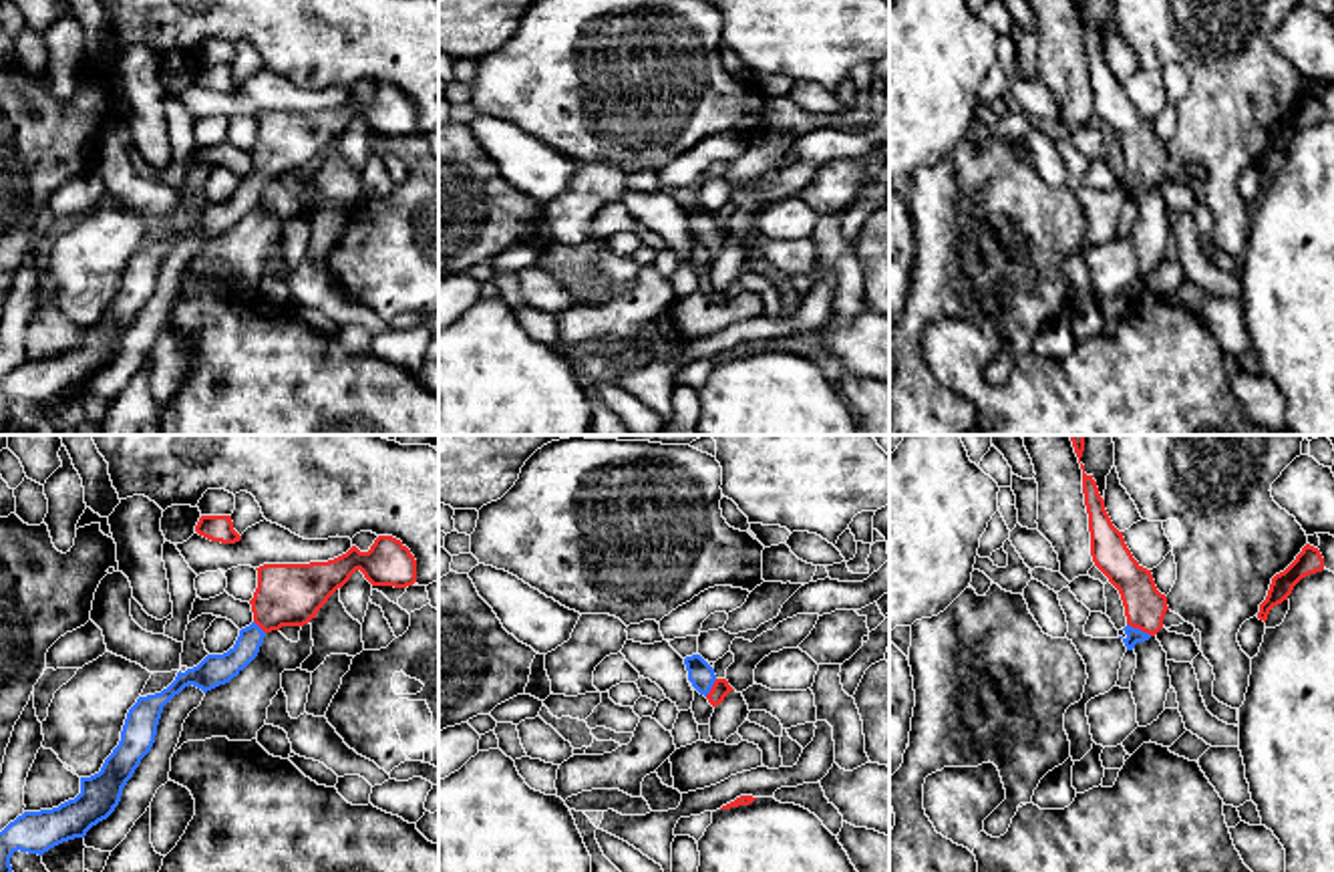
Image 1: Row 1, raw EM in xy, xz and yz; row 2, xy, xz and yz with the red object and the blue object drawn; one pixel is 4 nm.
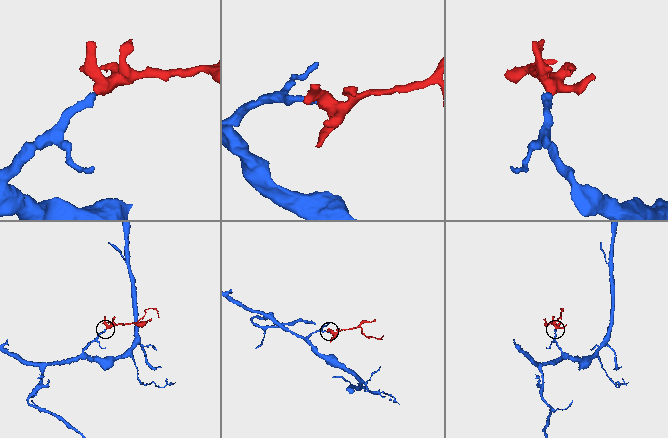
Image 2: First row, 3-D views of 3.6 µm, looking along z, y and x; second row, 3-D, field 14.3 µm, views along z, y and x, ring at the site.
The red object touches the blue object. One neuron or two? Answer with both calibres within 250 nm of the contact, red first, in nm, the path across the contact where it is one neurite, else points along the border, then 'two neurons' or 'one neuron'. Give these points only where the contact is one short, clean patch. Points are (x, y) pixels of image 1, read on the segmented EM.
170 nm thick on the red side, 60 nm on the other; runs through yz (1145, 607), (1139, 629), (1133, 635); one neuron

